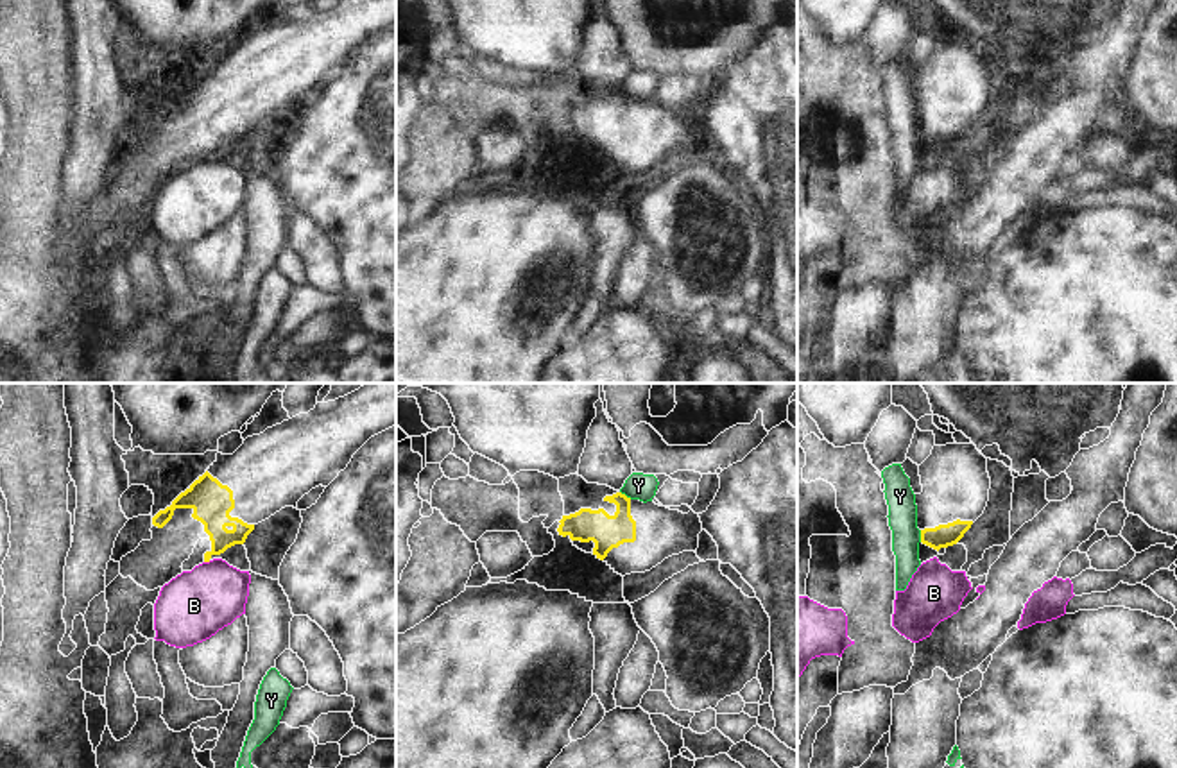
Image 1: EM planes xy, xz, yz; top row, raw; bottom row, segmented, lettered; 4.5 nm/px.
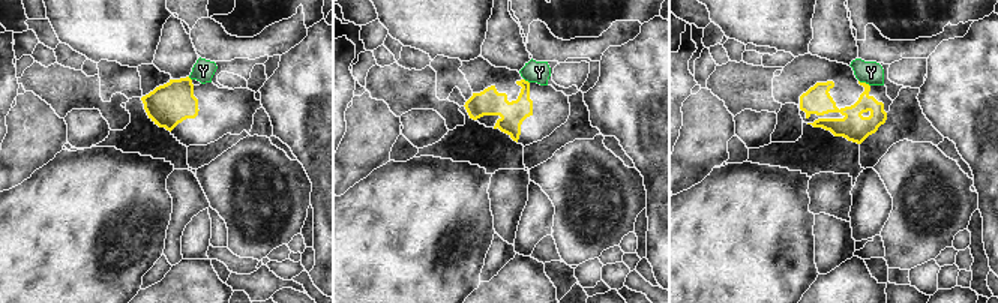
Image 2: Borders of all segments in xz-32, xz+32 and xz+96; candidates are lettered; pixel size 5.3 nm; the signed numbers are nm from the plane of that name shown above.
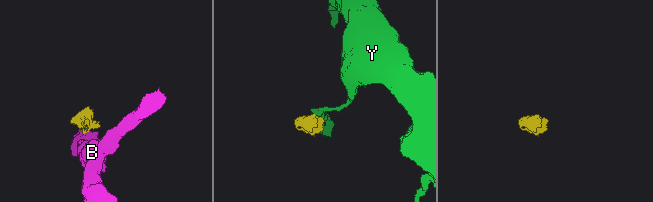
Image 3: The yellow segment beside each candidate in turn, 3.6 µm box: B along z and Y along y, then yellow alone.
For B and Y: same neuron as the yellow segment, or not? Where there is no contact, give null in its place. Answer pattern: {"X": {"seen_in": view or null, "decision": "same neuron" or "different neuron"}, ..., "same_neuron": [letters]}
{"B": {"seen_in": "xy", "decision": "different neuron"}, "Y": {"seen_in": "yz", "decision": "different neuron"}, "same_neuron": []}

